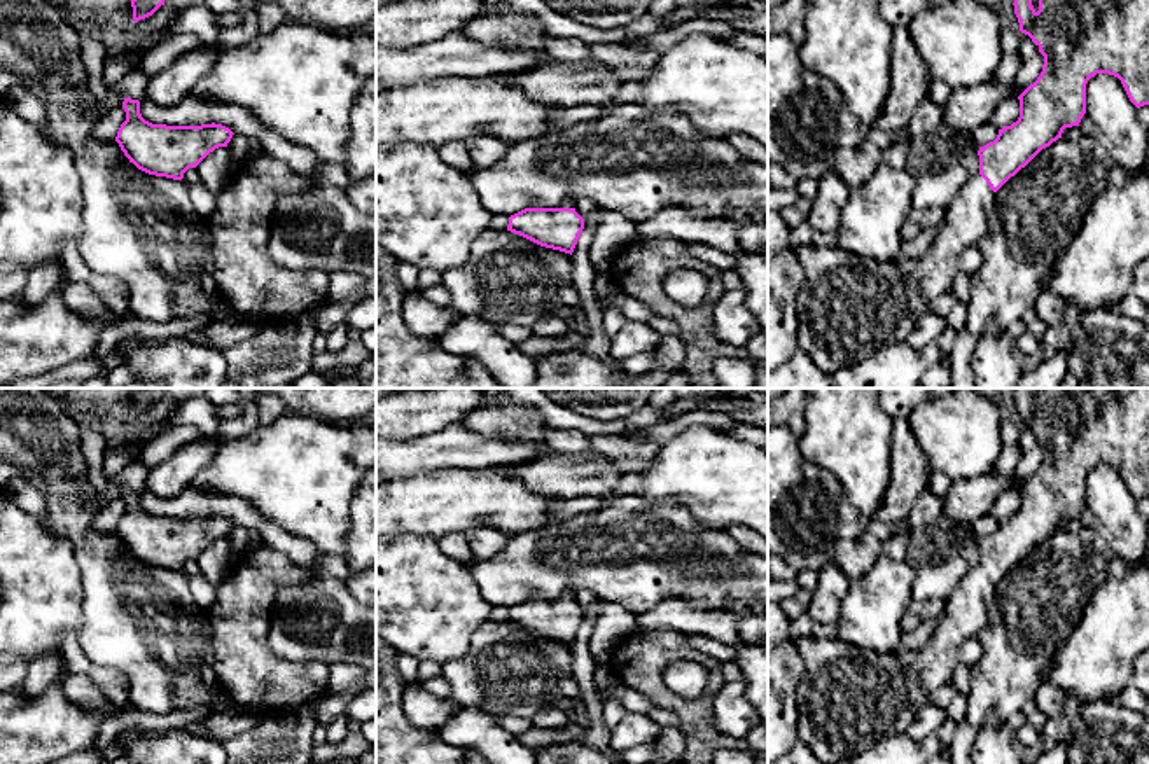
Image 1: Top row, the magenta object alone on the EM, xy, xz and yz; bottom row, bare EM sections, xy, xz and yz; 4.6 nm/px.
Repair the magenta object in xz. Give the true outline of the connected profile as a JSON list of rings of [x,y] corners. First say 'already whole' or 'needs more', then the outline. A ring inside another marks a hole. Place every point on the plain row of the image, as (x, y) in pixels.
needs more; [[[567,591],[556,600],[532,596],[509,608],[507,622],[519,626],[540,638],[574,643],[584,621],[584,610],[575,603],[575,593]]]

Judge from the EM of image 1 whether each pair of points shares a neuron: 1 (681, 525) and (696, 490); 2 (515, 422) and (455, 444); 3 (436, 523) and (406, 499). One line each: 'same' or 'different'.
1: different
2: different
3: same

